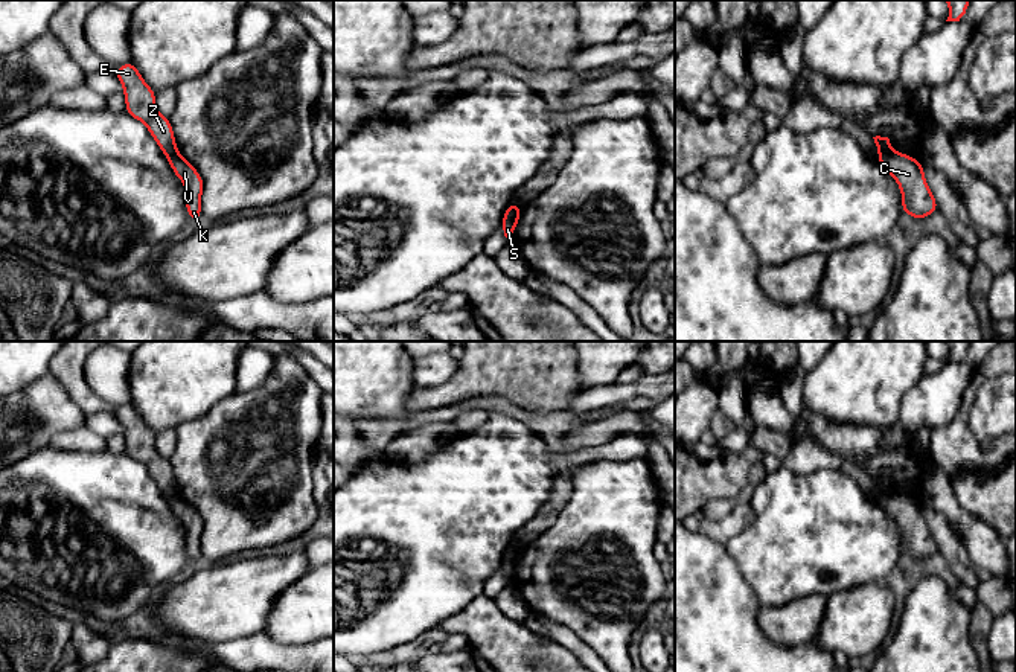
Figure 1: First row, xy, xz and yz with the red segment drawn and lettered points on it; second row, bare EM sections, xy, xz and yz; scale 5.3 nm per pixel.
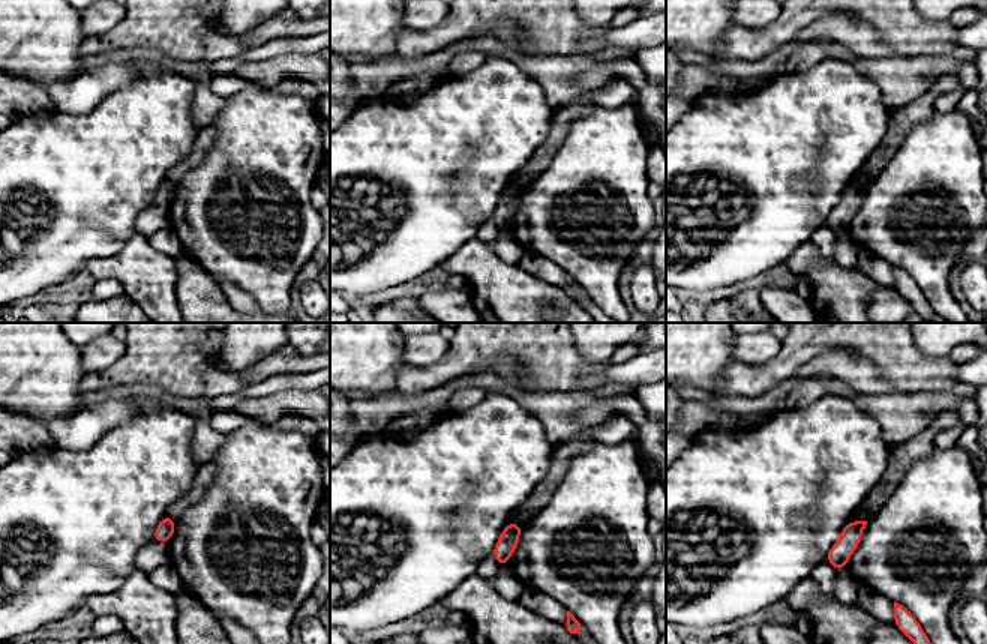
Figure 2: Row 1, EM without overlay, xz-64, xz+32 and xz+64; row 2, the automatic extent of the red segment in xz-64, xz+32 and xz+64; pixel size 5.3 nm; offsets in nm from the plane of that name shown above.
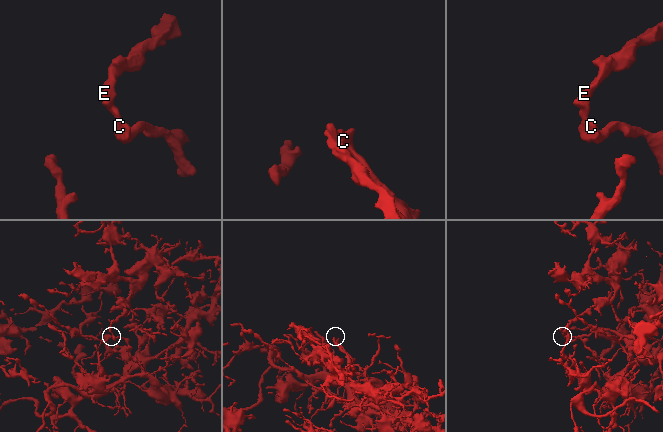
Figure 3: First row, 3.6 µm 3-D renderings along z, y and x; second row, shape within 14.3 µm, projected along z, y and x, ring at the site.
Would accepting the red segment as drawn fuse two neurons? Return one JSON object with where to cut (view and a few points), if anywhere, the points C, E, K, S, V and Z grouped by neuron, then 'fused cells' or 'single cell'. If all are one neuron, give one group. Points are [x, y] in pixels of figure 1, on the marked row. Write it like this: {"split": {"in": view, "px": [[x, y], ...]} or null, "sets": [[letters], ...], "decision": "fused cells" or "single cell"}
{"split": {"in": "yz", "px": [[891, 150], [879, 154]]}, "sets": [["C", "K", "S", "V"], ["E", "Z"]], "decision": "fused cells"}

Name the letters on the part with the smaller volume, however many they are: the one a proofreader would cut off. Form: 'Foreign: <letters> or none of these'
Foreign: E, Z

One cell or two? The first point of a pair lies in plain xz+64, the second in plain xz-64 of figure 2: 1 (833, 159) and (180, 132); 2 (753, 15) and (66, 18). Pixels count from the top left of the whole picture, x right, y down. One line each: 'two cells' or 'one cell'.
1: one cell
2: two cells

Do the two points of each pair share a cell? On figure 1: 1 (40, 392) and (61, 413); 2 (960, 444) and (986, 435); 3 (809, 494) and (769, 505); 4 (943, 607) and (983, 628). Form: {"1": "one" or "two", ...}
{"1": "one", "2": "two", "3": "one", "4": "two"}

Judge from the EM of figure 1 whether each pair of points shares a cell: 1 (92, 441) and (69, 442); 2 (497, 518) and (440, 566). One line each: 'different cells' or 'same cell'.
1: same cell
2: same cell

